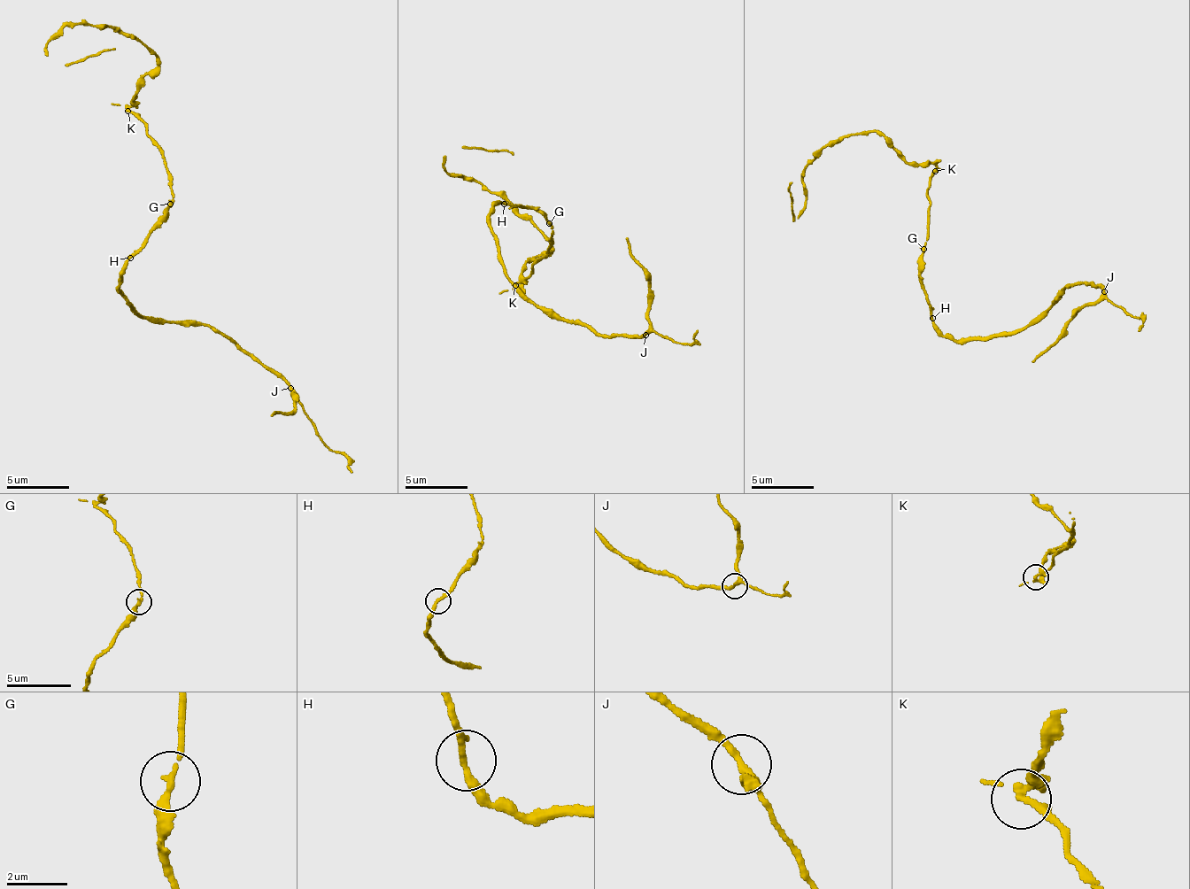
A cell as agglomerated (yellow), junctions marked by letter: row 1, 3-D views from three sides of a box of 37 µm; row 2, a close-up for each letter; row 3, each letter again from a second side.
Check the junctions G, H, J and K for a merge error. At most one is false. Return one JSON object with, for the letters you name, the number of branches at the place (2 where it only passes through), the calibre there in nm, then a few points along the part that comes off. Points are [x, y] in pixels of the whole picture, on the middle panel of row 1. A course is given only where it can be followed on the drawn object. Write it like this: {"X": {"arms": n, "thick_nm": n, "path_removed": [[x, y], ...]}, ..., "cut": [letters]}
{"K": {"arms": 3, "thick_nm": 200, "path_removed": [[514, 286], [524, 262], [551, 252], [548, 236], [507, 200], [446, 170], [444, 156], [482, 148], [513, 157]]}, "cut": ["K"]}

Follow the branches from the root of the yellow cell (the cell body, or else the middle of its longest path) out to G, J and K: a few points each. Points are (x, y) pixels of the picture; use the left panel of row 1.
G: (157, 219), (170, 204)
J: (157, 219), (157, 228), (121, 274), (121, 295), (129, 311), (140, 319), (193, 321), (219, 328), (290, 388)
K: (157, 219), (173, 199), (170, 172), (160, 145), (148, 135), (148, 126), (127, 111)

